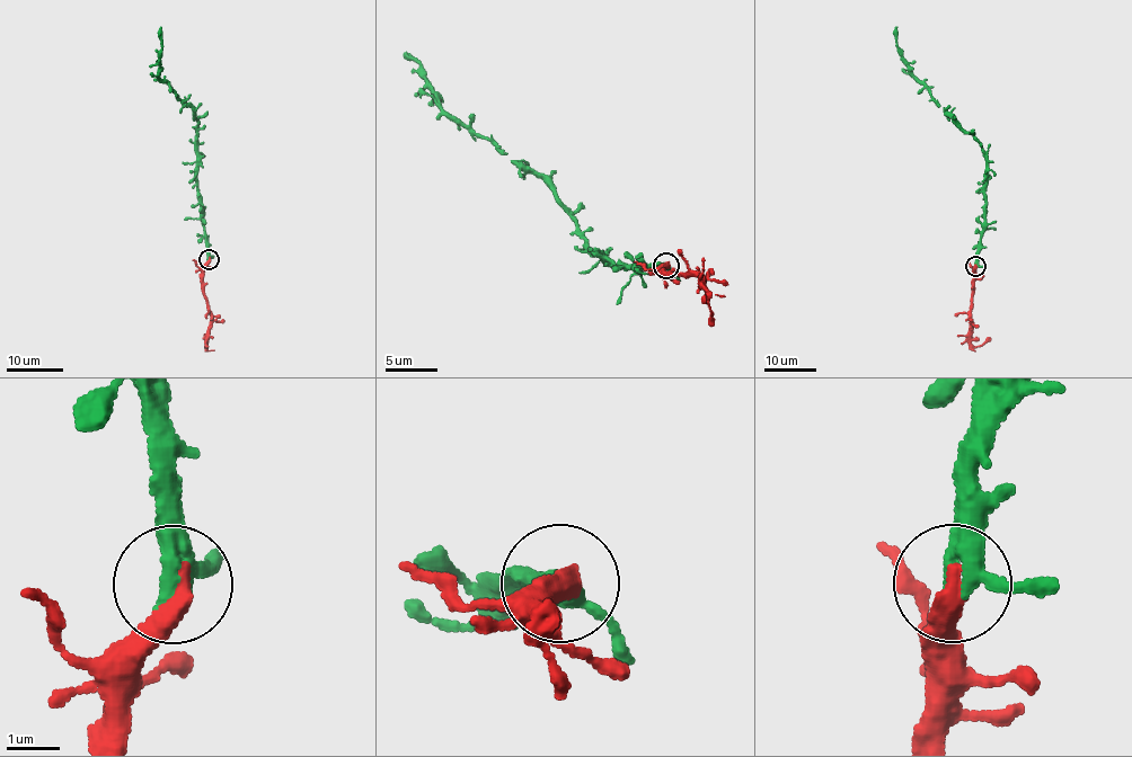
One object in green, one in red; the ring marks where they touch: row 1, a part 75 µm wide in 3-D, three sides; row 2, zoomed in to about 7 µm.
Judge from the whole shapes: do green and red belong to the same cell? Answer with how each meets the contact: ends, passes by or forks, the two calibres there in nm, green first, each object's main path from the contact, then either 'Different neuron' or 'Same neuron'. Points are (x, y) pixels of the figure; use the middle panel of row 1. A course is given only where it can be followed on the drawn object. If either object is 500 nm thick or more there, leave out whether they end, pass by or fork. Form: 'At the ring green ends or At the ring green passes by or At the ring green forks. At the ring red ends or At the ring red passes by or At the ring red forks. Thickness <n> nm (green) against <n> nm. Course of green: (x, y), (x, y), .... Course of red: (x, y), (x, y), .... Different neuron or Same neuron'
At the ring green passes by. At the ring red ends. Thickness 340 nm (green) against 440 nm. Course of green: (665, 265), (617, 266), (587, 248), (554, 189), (441, 108), (418, 63), (405, 55). Course of red: (665, 265), (664, 272), (673, 277), (680, 274), (698, 275), (706, 288), (710, 324). Same neuron

